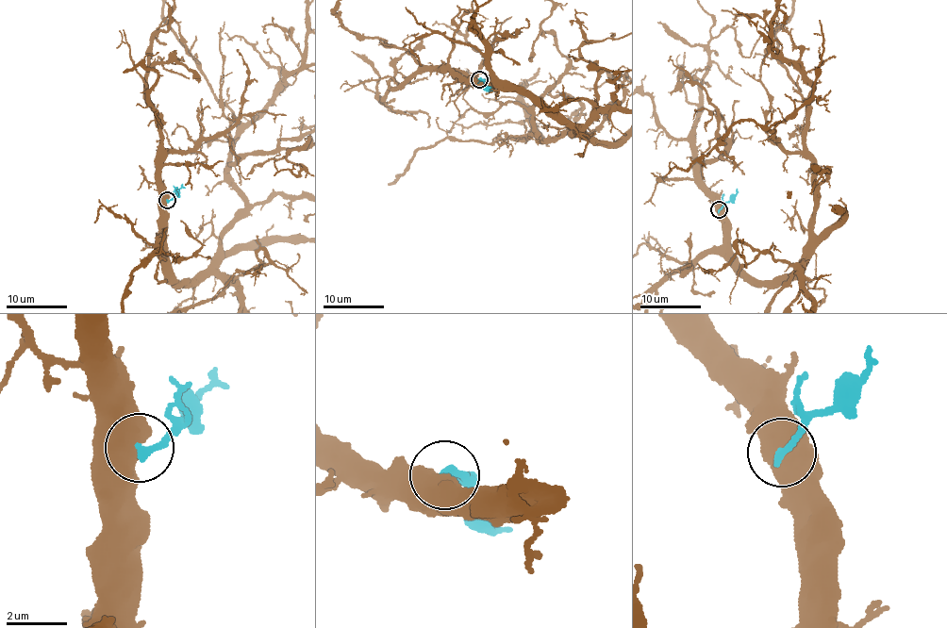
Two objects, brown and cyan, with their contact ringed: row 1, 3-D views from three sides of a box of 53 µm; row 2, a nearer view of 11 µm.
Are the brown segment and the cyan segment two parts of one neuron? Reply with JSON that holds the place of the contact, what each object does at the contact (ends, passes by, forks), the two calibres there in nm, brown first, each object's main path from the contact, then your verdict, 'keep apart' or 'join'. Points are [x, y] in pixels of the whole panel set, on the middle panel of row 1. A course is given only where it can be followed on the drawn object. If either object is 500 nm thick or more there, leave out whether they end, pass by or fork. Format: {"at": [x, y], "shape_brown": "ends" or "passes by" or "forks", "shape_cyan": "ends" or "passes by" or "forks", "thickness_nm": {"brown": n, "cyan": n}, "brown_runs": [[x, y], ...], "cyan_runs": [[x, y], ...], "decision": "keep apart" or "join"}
{"at": [479, 79], "thickness_nm": {"brown": 850, "cyan": 240}, "cyan_runs": [[479, 80], [485, 81], [489, 90], [491, 90]], "decision": "keep apart"}

